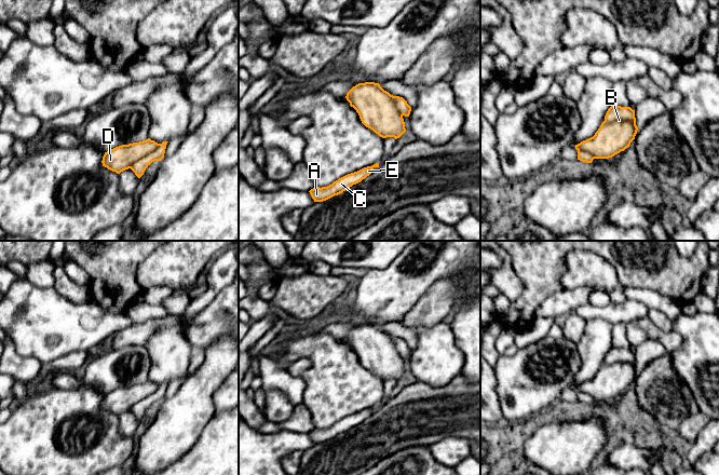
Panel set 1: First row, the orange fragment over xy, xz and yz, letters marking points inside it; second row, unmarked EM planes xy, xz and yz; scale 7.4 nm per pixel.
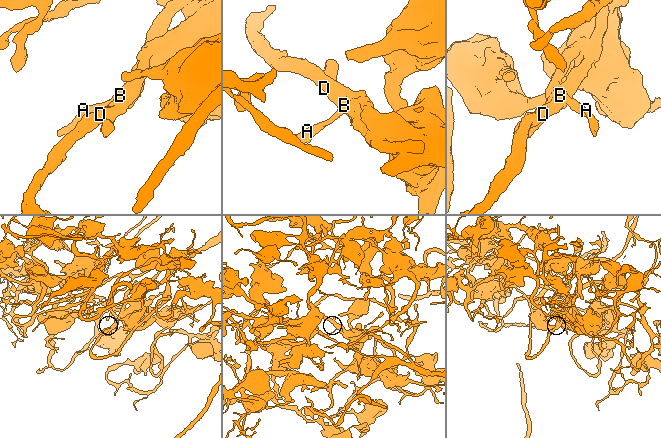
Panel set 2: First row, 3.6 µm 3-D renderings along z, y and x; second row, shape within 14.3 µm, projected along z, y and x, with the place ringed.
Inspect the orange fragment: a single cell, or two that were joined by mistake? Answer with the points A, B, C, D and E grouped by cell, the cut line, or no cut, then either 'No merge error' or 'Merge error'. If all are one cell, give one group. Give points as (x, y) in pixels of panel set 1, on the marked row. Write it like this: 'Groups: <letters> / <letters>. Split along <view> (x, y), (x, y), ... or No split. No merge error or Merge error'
Groups: A B C D E. No split. No merge error

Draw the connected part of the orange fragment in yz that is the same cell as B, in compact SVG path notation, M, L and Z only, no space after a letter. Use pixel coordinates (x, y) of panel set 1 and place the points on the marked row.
M612 105L595 135L574 146L578 160L592 163L594 159L612 158L629 147L637 131L635 110Z

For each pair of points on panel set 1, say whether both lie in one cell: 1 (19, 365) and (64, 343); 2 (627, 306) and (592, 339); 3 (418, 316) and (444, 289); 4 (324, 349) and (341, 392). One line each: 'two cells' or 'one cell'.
1: two cells
2: two cells
3: one cell
4: one cell

